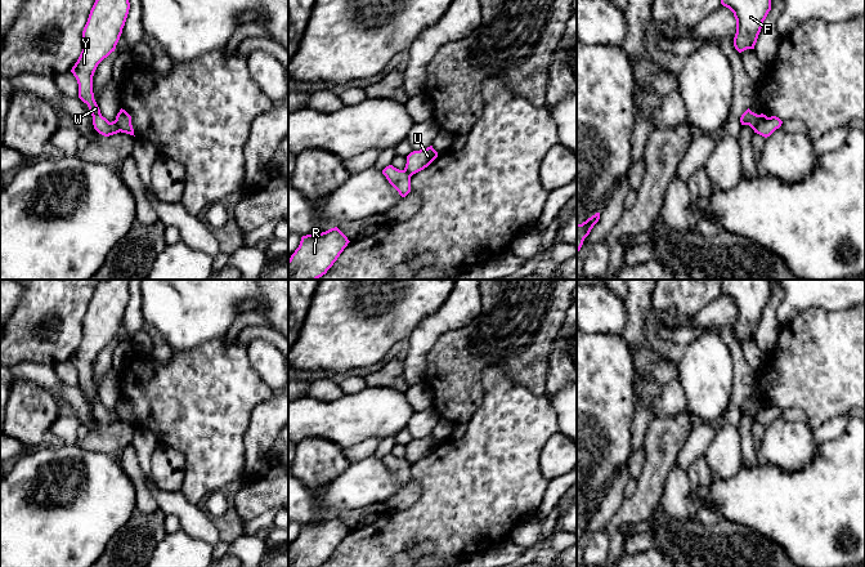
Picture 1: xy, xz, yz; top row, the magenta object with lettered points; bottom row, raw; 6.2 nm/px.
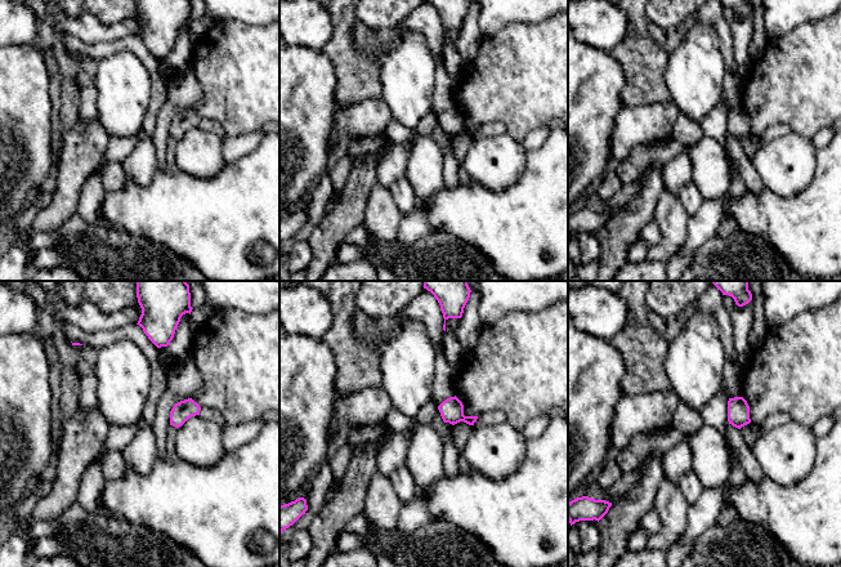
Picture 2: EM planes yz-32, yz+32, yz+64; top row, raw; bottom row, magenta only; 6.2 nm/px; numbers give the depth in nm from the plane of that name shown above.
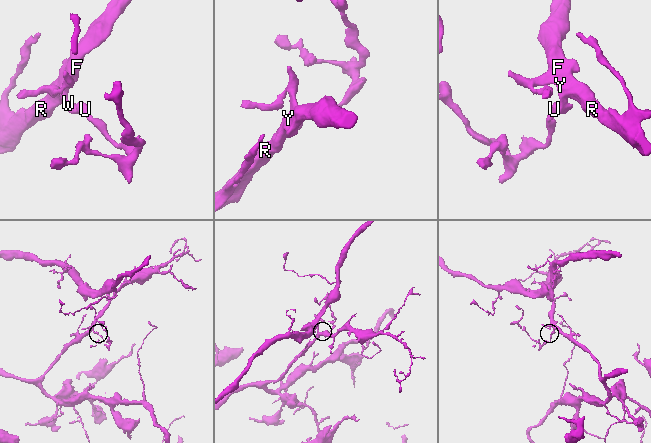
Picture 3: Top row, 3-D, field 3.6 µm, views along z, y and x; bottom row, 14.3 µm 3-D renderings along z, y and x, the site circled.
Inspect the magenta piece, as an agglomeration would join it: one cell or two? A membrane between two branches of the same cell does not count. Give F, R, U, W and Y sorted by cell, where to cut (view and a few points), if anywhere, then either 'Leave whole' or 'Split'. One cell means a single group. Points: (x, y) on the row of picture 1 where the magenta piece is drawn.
Groups: F R W Y / U. Split along yz (760, 115), (753, 129). Split

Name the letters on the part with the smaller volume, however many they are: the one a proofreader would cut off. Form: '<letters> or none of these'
U

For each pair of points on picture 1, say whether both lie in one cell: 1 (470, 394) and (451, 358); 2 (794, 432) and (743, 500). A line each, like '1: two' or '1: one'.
1: one
2: two

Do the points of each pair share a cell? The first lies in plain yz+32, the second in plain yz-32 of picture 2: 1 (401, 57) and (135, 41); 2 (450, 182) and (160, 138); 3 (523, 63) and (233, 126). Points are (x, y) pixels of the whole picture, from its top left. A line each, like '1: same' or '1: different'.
1: different
2: same
3: same

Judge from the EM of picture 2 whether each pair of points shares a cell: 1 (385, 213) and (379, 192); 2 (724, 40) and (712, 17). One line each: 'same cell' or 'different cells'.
1: same cell
2: same cell

